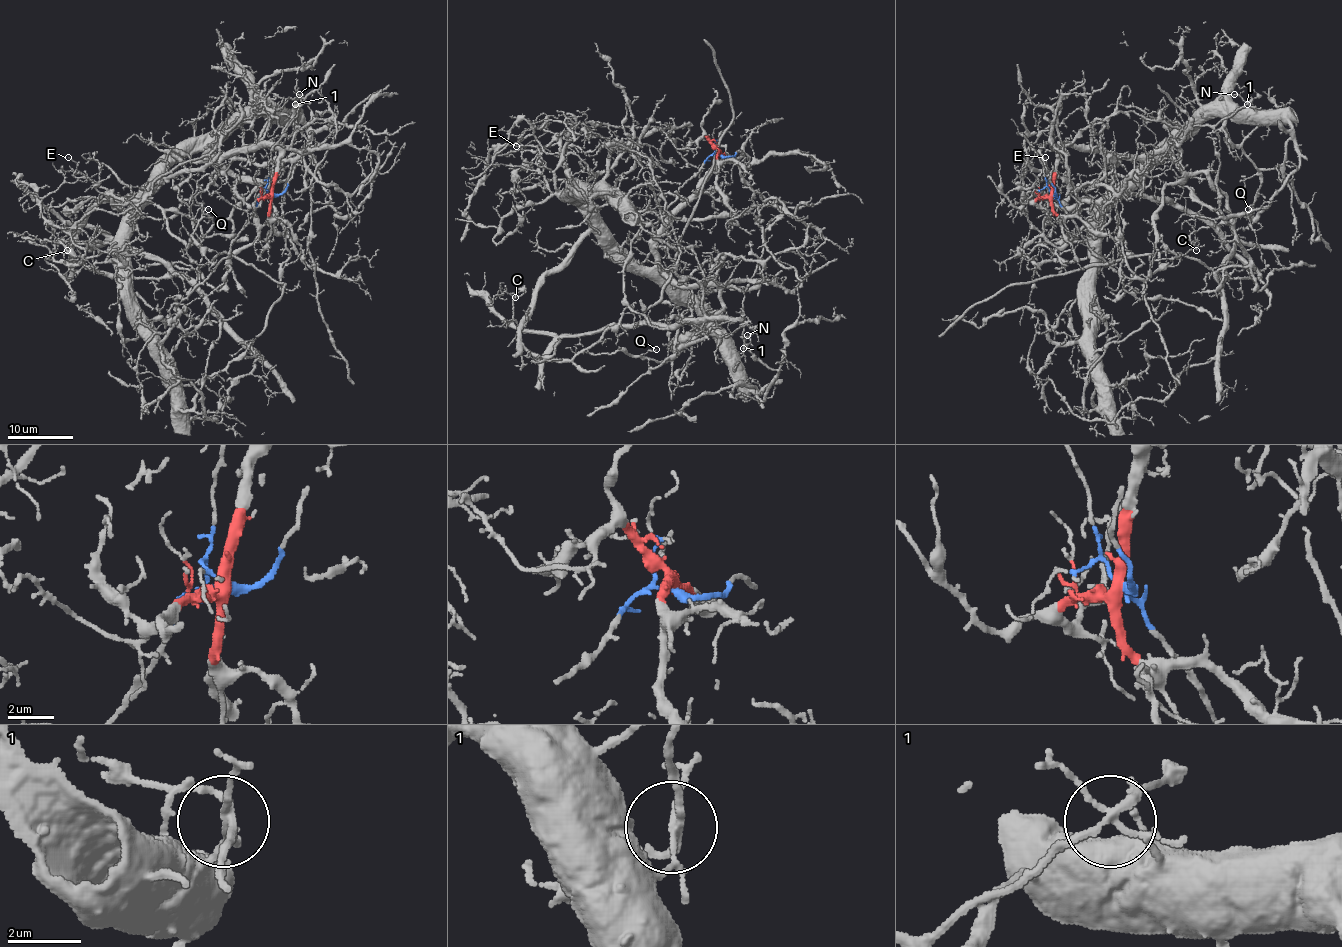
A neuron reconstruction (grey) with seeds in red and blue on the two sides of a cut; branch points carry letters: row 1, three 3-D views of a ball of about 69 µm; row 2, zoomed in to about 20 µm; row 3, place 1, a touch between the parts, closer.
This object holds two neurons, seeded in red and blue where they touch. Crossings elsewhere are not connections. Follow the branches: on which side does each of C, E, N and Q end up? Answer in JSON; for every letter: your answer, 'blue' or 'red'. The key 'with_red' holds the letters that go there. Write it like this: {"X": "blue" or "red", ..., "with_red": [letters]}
{"C": "blue", "E": "red", "N": "red", "Q": "red", "with_red": ["E", "N", "Q"]}

